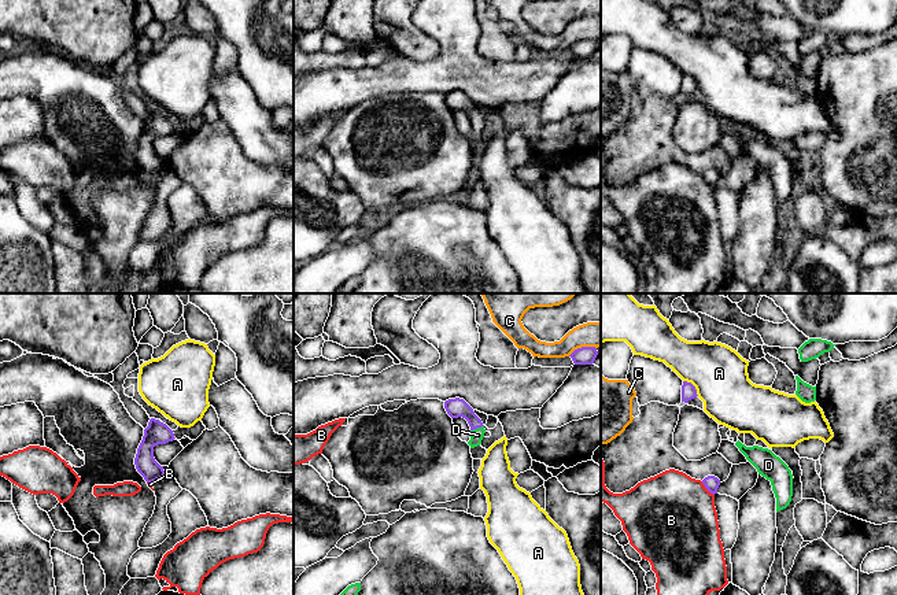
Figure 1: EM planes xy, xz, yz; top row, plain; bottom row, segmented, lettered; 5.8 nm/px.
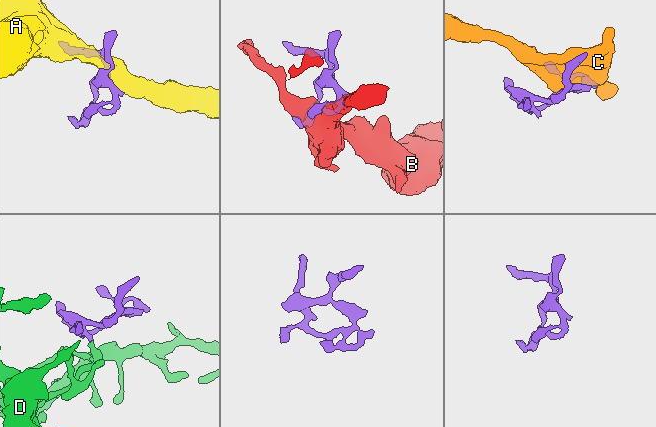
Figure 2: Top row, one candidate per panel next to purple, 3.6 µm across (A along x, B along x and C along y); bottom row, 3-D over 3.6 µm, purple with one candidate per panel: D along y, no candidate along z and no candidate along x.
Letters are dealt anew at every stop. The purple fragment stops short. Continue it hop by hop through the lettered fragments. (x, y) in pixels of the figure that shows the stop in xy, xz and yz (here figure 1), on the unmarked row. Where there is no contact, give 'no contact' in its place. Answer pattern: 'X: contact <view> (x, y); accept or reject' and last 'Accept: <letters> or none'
A: contact yz (693, 78); reject
B: contact yz (707, 181); reject
C: contact xz (582, 40); reject
D: contact xz (476, 121); accept
Accept: D

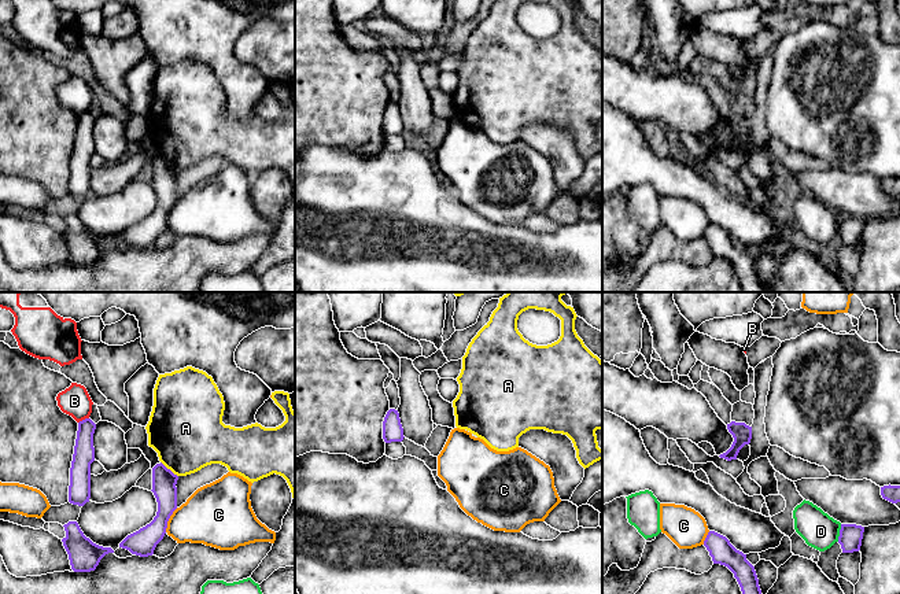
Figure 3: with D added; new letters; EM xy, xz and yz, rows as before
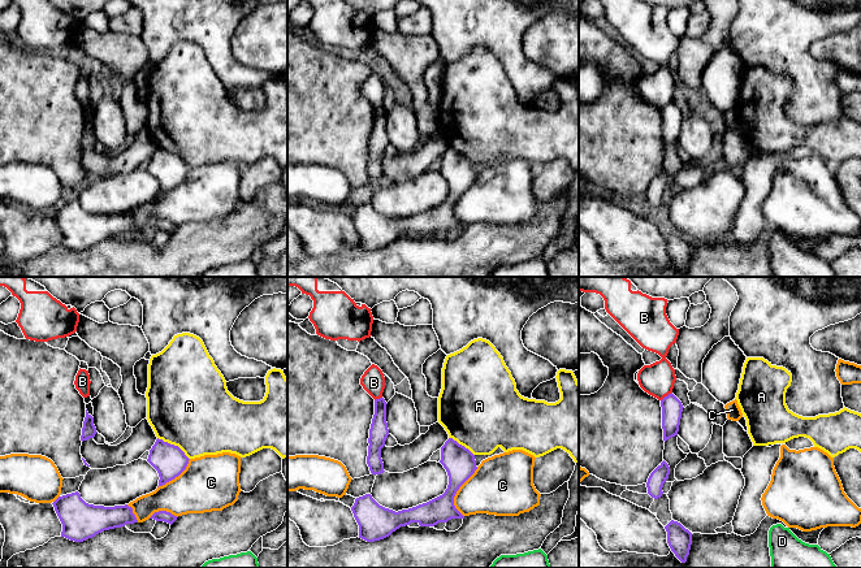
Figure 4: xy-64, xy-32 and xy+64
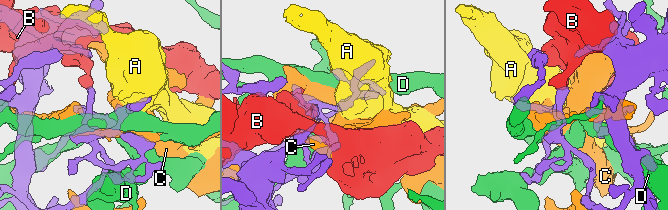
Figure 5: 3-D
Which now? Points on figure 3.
A: contact xy (169, 162); reject
B: contact xy (83, 113); reject
C: contact xy (168, 213); reject
D: contact yz (840, 225); reject
Accept: none

